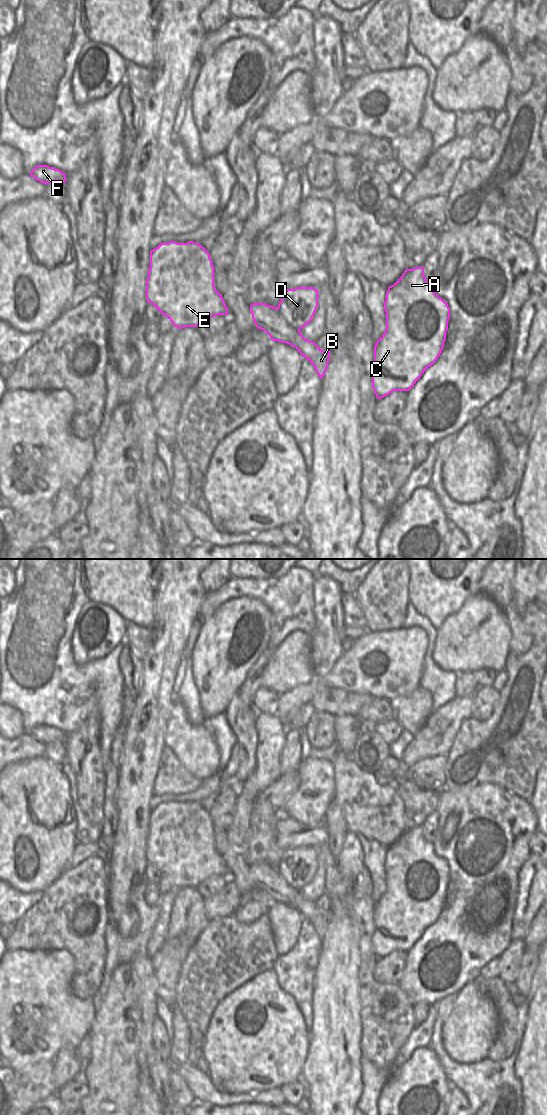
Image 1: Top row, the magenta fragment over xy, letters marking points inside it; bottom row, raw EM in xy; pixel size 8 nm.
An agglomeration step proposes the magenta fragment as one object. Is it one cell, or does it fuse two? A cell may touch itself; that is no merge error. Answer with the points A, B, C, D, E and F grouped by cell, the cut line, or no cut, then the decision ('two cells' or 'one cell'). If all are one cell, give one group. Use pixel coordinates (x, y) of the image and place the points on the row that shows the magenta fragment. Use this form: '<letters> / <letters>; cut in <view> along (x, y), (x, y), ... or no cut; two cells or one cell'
A C D / B E F; cut in xy along (277, 307), (280, 314), (293, 327), (299, 330); two cells

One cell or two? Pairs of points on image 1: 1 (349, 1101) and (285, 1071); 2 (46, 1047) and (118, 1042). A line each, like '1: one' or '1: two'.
1: two
2: two

